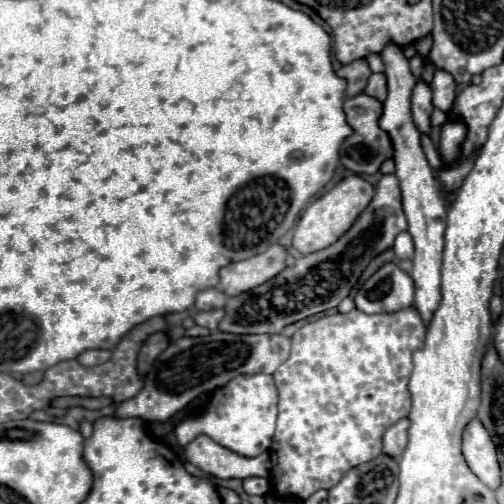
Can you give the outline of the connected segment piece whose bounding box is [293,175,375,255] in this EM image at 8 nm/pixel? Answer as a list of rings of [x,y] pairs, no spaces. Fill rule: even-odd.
[[[359,175],[345,177],[331,191],[327,191],[319,199],[315,199],[305,209],[305,213],[299,217],[299,223],[293,233],[293,247],[297,251],[301,251],[303,255],[309,255],[313,251],[321,251],[321,249],[333,245],[355,223],[355,219],[361,215],[361,211],[371,203],[373,195],[375,195],[373,185],[369,181],[365,181],[363,177],[359,177]]]

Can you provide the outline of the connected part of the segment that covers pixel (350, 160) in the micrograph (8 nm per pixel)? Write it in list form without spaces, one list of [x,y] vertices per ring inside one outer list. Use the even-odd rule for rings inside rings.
[[[361,93],[357,97],[351,97],[351,99],[345,99],[345,105],[343,105],[343,111],[347,115],[347,123],[349,127],[353,129],[353,135],[349,135],[343,145],[341,145],[341,163],[351,169],[353,173],[365,173],[365,175],[373,175],[375,171],[379,171],[381,163],[393,155],[393,149],[391,149],[391,141],[387,137],[387,133],[383,129],[379,129],[377,121],[381,117],[381,109],[383,105]]]

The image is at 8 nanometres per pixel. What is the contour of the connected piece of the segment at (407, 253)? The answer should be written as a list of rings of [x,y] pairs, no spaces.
[[[407,231],[399,233],[393,249],[395,249],[397,259],[413,259],[413,239],[411,239],[411,235]]]

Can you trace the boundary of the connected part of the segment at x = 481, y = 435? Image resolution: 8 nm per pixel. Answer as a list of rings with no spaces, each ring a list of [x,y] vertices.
[[[473,419],[463,431],[463,457],[469,465],[469,469],[489,489],[497,489],[501,485],[497,449],[493,445],[489,433],[485,431],[485,427],[481,427],[479,419]]]

